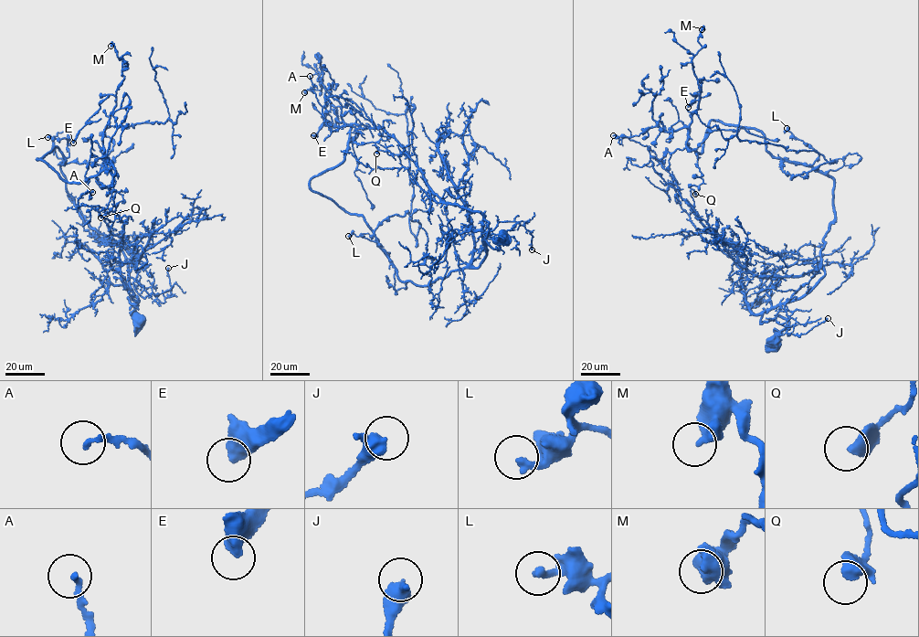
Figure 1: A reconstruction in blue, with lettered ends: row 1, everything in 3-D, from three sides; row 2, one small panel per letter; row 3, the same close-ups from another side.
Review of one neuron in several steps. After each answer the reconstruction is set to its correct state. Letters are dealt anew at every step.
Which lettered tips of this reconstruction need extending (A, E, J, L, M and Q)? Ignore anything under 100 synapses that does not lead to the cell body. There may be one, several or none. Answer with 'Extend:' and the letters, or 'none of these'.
Extend: none of these

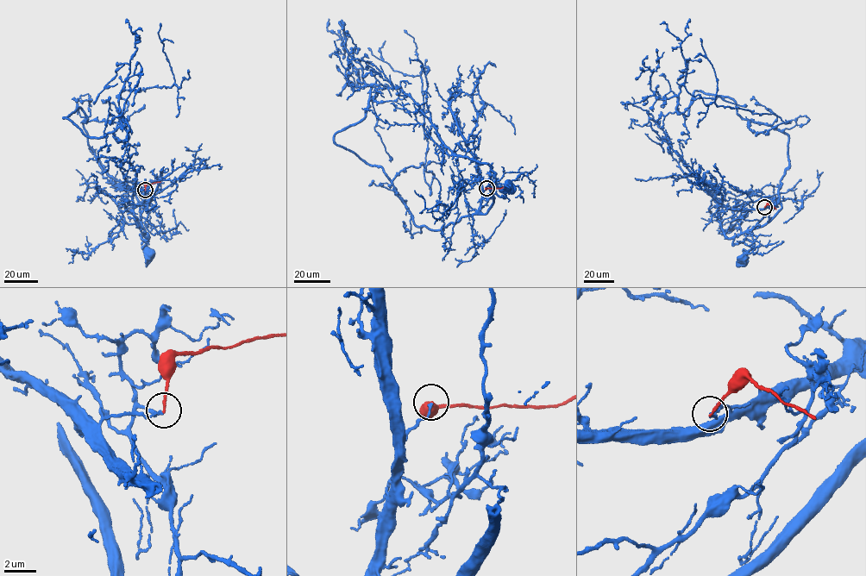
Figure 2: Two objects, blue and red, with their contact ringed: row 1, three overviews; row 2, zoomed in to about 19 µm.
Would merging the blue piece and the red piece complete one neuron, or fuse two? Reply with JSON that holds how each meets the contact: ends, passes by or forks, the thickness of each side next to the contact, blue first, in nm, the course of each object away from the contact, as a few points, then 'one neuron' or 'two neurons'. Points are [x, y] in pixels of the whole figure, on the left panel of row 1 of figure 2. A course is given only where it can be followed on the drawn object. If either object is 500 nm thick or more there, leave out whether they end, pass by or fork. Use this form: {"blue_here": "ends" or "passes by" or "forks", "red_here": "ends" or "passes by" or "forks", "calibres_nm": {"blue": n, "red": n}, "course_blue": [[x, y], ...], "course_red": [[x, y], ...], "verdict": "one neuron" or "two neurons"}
{"blue_here": "ends", "red_here": "ends", "calibres_nm": {"blue": 140, "red": 140}, "course_blue": [[145, 190], [137, 190], [128, 186], [140, 206], [141, 221], [147, 243], [139, 234], [148, 251]], "course_red": [[145, 190], [147, 184], [160, 181]], "verdict": "two neurons"}

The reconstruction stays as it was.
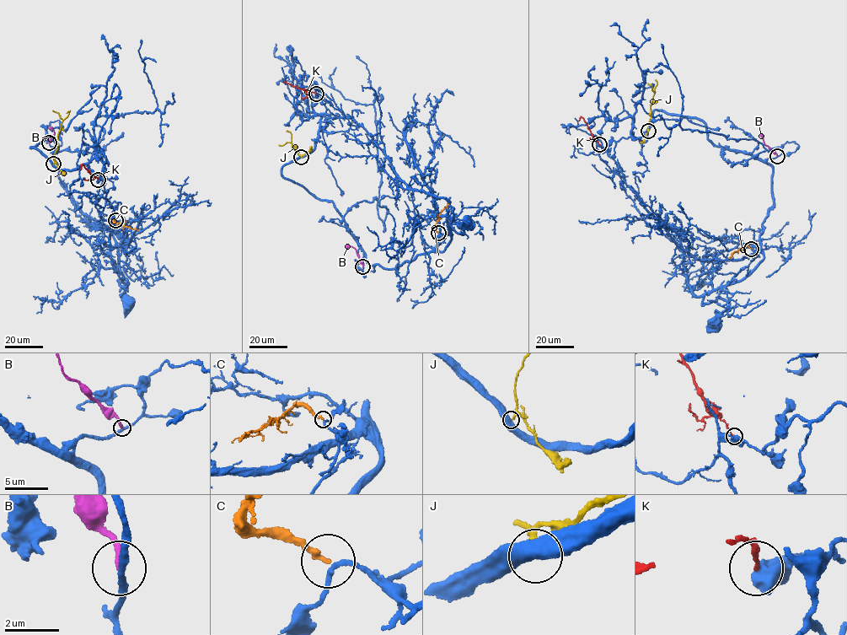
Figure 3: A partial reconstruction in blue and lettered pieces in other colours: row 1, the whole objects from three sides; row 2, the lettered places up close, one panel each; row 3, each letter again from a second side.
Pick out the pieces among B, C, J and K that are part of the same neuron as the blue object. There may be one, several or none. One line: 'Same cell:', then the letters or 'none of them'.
Same cell: C, K

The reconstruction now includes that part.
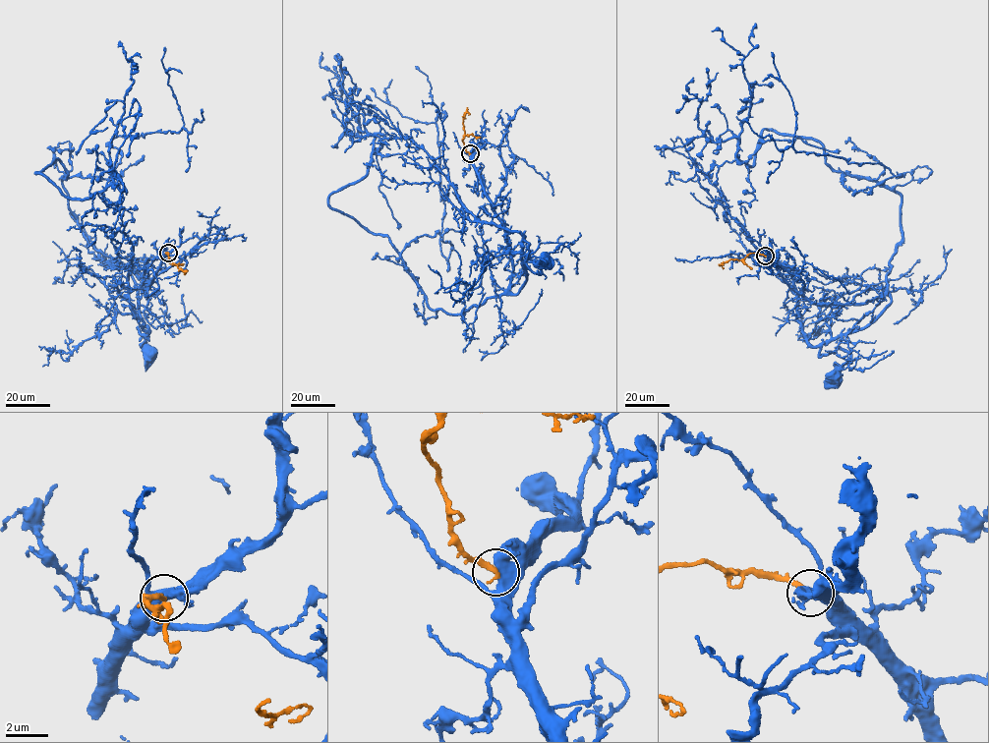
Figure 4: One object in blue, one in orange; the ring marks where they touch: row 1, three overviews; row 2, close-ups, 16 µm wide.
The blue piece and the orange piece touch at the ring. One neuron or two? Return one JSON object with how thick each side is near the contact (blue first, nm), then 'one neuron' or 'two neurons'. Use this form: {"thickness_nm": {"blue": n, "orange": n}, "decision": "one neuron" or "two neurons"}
{"thickness_nm": {"blue": 700, "orange": 240}, "decision": "one neuron"}

